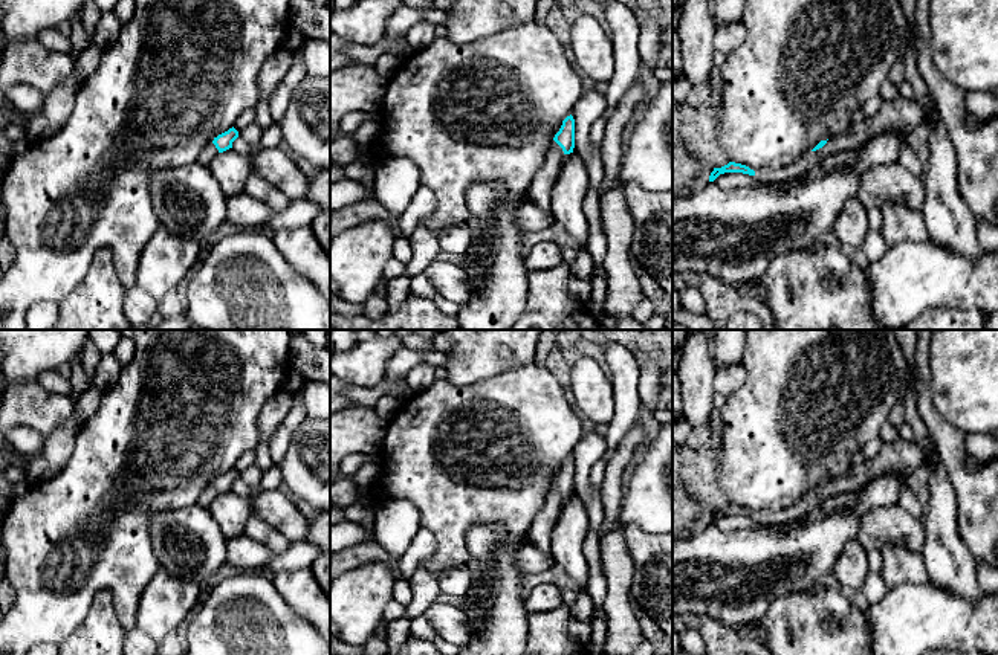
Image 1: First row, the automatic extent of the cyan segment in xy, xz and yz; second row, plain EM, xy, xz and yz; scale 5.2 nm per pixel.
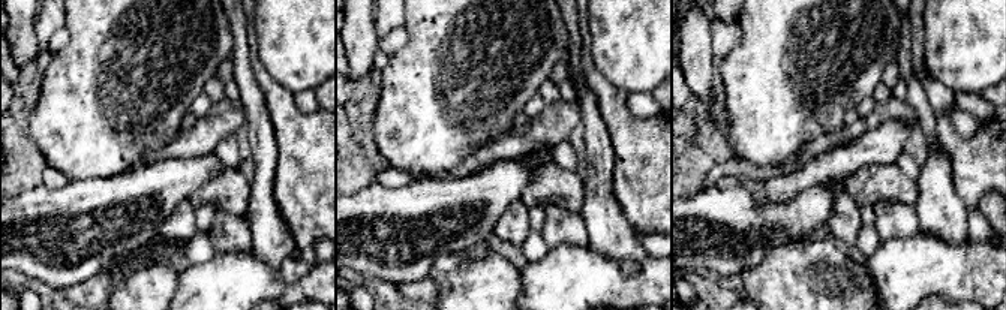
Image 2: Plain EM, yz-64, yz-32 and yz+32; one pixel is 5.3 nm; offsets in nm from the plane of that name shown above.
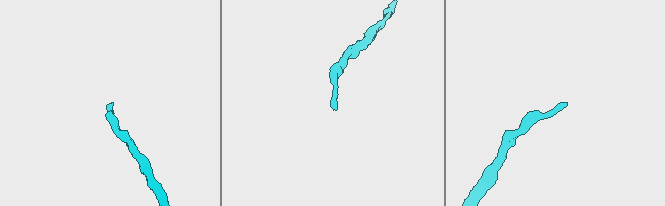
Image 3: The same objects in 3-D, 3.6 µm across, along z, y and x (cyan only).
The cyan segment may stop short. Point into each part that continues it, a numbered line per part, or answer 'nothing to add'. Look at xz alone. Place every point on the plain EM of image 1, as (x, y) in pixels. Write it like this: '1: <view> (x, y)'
1: xz (540, 533)

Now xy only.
1: xy (208, 495)

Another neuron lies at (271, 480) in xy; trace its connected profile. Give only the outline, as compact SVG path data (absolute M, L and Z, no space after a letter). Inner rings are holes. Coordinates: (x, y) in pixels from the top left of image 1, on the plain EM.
M274 463L267 470L263 470L261 475L261 489L263 490L278 490L283 487L283 476L278 463Z

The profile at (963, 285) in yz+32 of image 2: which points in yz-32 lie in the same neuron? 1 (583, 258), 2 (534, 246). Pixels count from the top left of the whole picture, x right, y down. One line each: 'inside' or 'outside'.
1: inside
2: outside

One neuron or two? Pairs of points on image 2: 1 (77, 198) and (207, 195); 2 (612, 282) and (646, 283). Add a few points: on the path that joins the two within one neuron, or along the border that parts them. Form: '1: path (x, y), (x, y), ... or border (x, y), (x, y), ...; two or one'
1: border (218, 172), (206, 178), (186, 199); two
2: path (621, 283), (637, 283); one

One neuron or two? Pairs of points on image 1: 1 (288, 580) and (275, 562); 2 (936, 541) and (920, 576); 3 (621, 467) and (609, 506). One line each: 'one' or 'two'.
1: two
2: two
3: one

